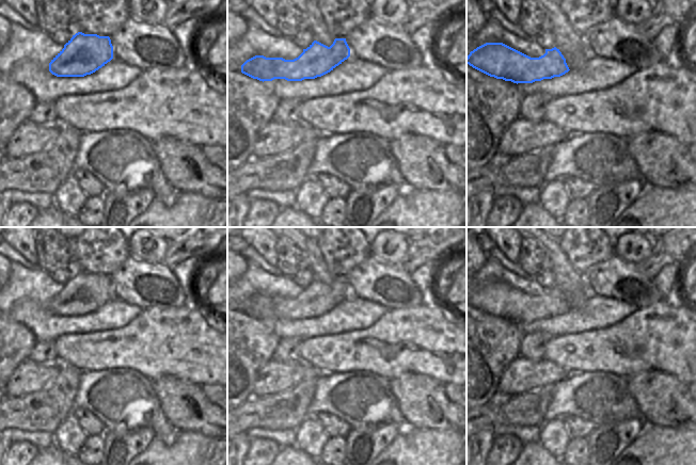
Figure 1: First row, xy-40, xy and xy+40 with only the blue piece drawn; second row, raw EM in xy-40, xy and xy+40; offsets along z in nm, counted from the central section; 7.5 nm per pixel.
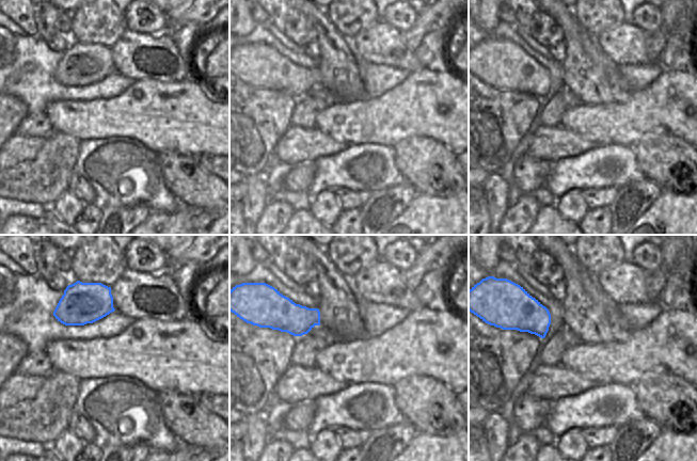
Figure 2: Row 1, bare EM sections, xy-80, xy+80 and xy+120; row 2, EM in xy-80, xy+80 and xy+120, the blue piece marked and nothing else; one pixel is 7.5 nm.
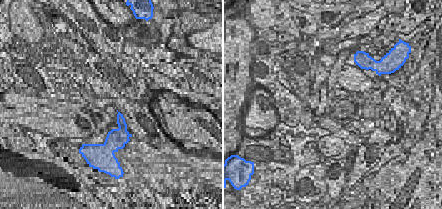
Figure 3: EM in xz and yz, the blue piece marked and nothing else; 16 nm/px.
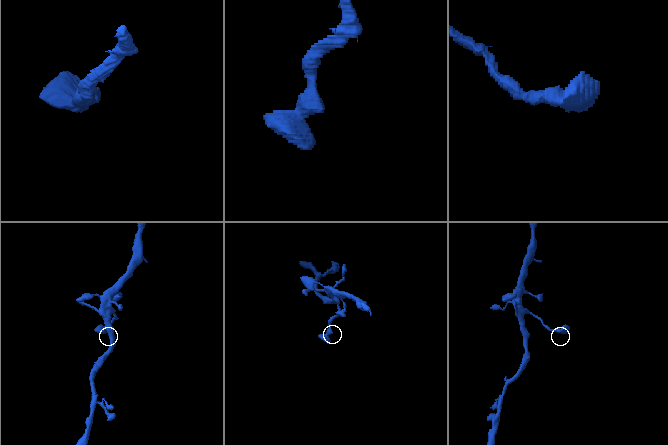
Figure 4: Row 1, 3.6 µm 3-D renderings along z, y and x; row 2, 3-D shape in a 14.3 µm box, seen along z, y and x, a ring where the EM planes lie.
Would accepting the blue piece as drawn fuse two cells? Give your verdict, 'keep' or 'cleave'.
keep

